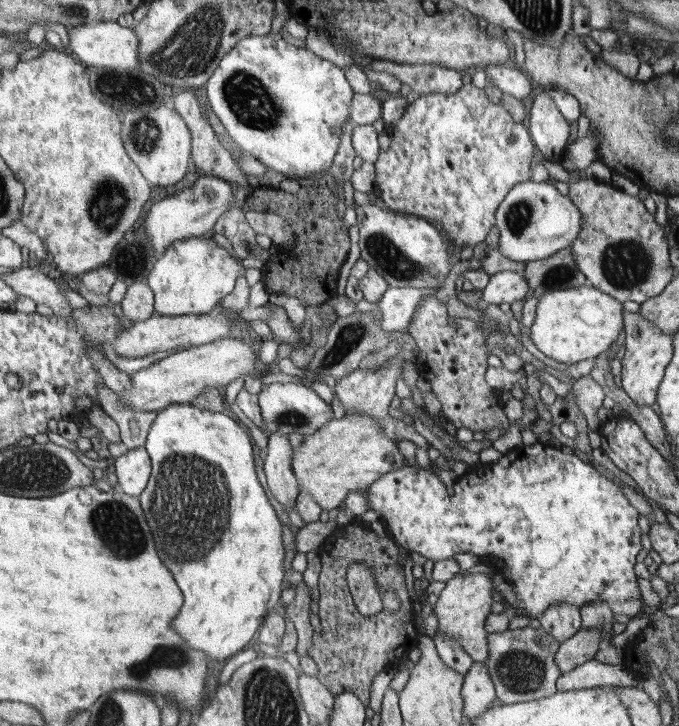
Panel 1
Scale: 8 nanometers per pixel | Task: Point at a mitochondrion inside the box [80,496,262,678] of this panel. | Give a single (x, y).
(122, 534)

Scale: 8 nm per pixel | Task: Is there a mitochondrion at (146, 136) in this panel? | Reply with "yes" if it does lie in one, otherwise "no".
yes

